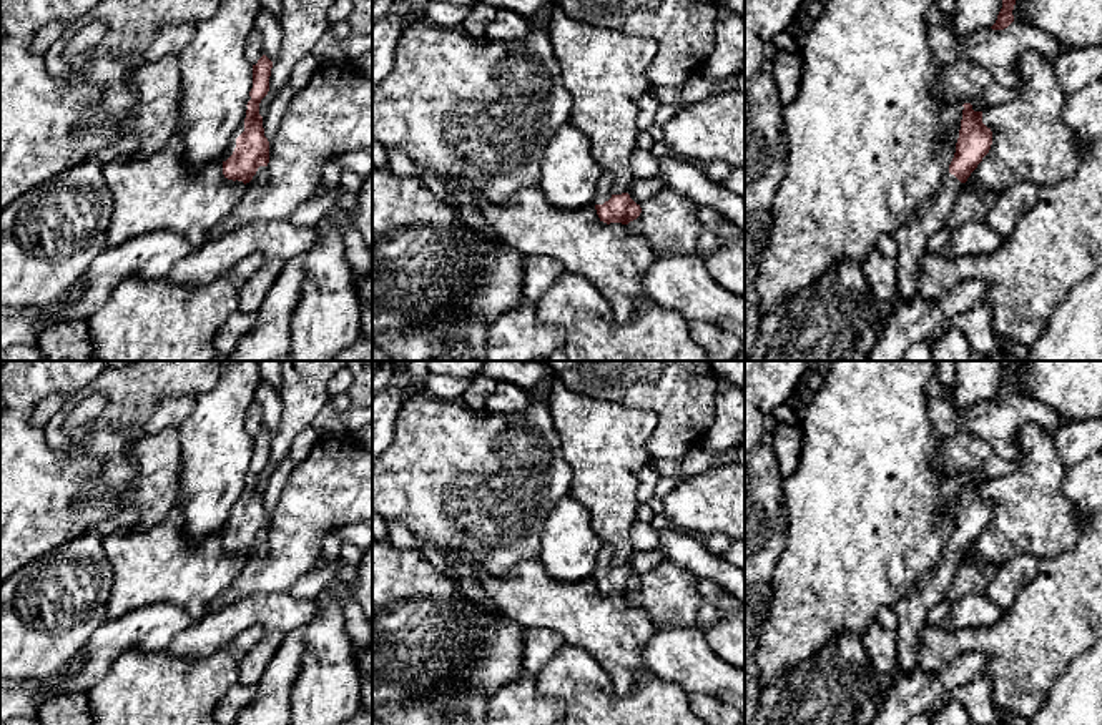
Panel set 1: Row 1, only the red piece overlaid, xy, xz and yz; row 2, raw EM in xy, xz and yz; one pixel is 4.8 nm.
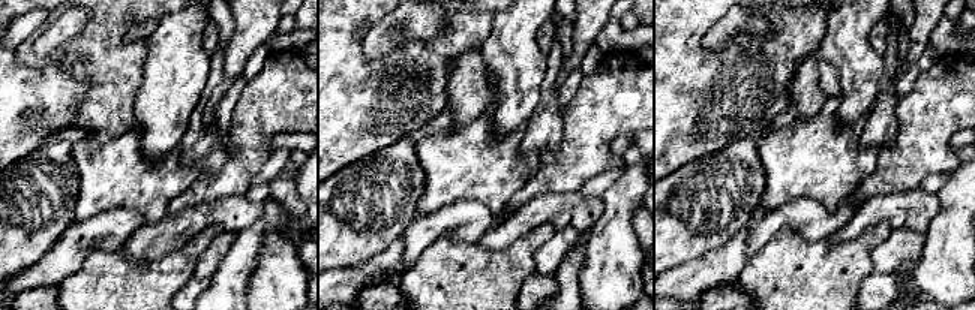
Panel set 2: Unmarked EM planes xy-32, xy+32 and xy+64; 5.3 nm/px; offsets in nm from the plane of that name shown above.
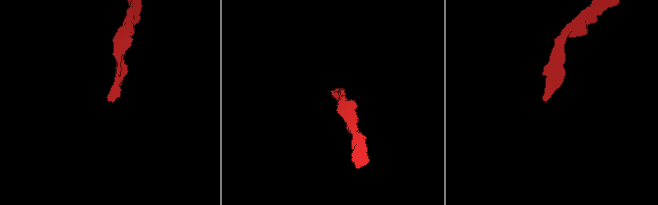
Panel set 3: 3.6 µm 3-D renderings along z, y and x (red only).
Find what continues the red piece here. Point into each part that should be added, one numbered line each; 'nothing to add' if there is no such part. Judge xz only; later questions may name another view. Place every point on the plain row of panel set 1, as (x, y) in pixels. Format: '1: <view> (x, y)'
1: xz (605, 554)

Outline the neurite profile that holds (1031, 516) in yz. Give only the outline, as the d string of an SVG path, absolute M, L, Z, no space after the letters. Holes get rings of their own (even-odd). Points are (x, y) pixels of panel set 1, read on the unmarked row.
M1037 424L1017 434L1022 456L1014 469L982 484L992 517L971 545L974 559L997 567L1017 555L1039 560L1059 555L1080 532L1080 515L1062 492L1067 467L1054 434Z

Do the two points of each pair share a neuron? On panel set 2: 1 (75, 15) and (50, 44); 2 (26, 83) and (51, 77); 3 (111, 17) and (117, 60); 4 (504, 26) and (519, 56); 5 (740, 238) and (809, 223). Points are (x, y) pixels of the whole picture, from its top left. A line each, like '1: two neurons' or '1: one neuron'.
1: one neuron
2: one neuron
3: one neuron
4: one neuron
5: two neurons

